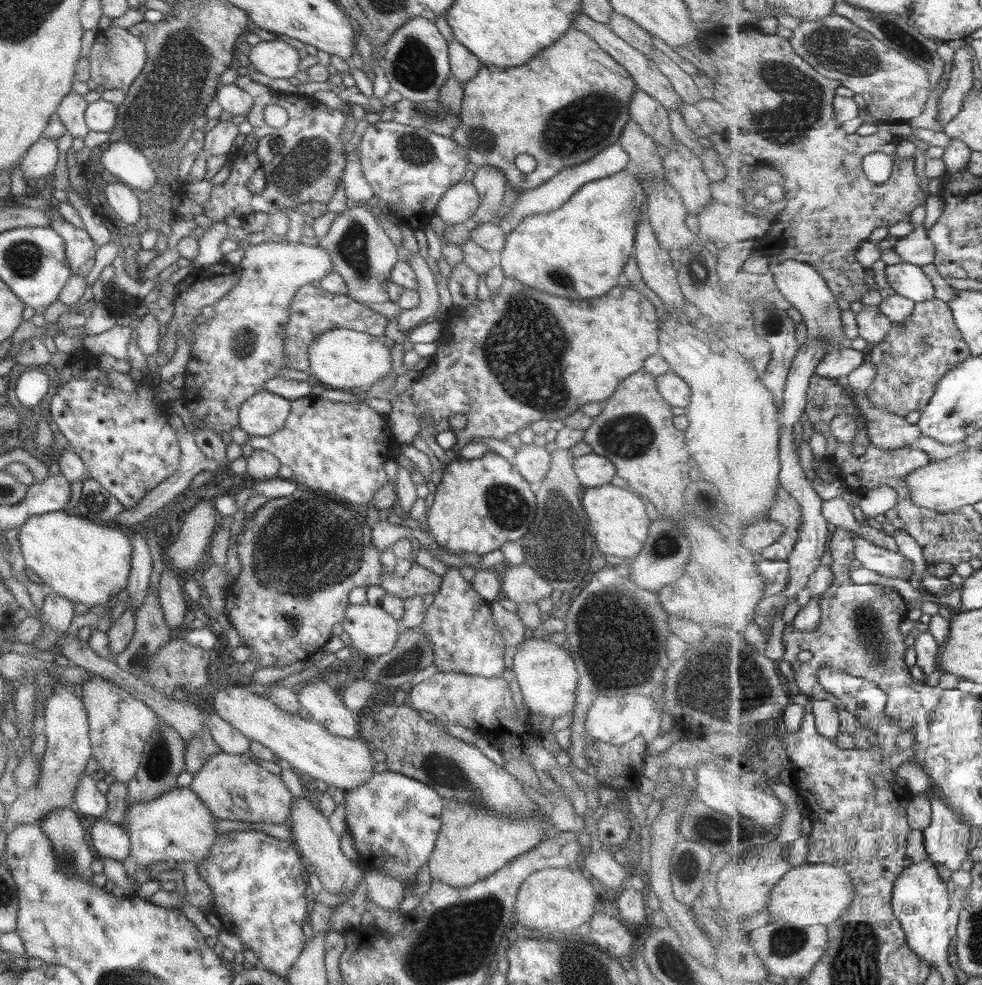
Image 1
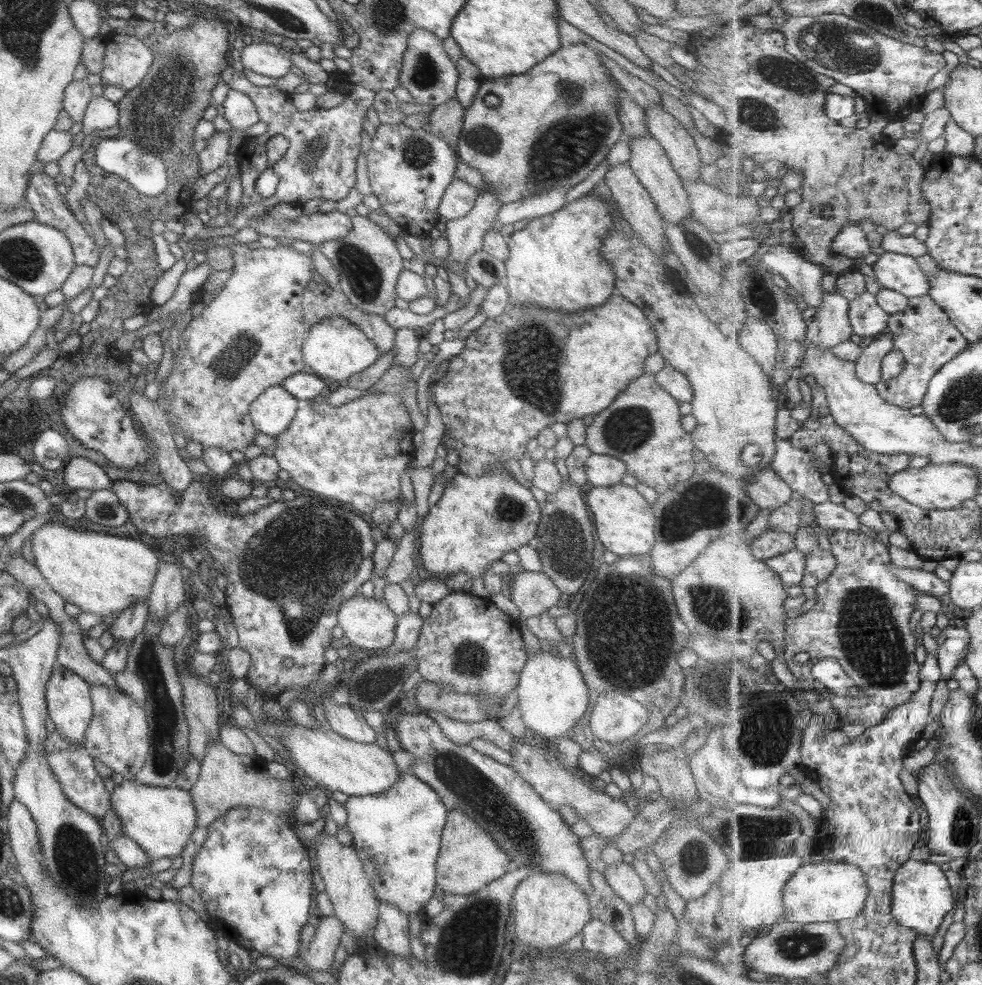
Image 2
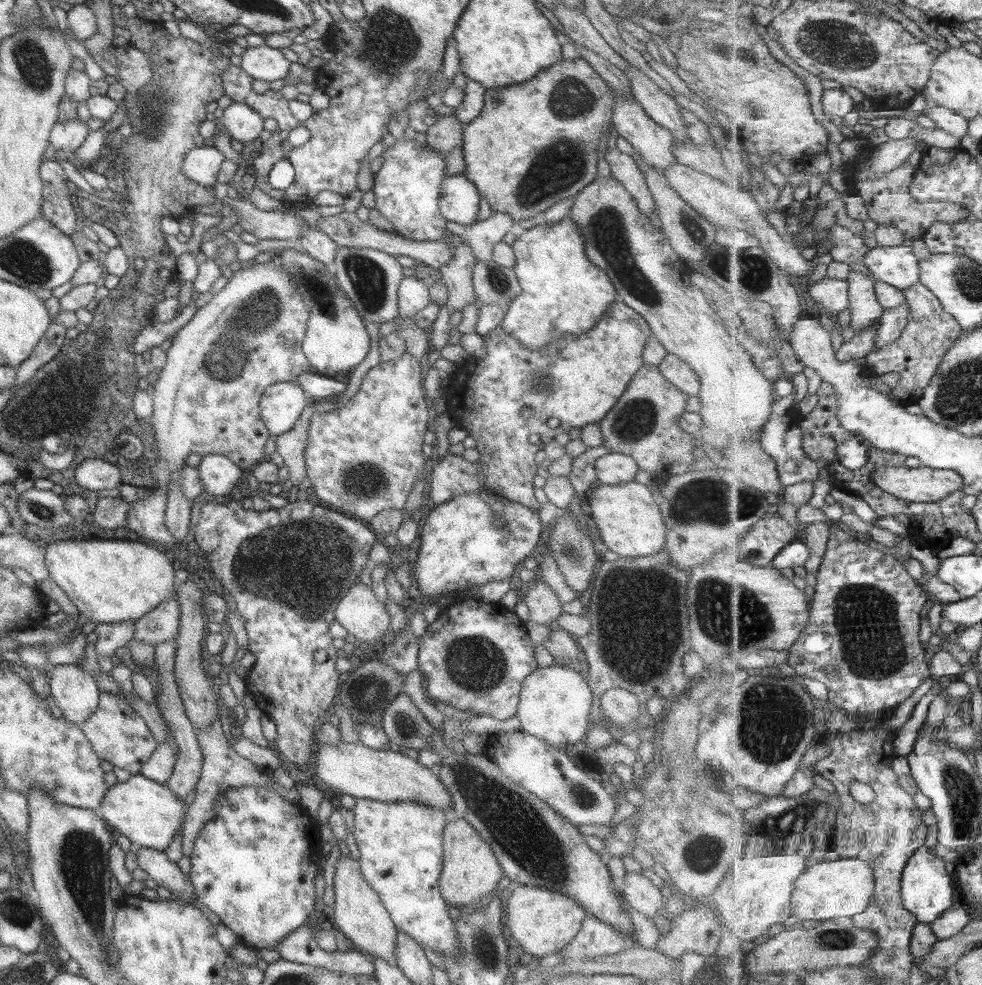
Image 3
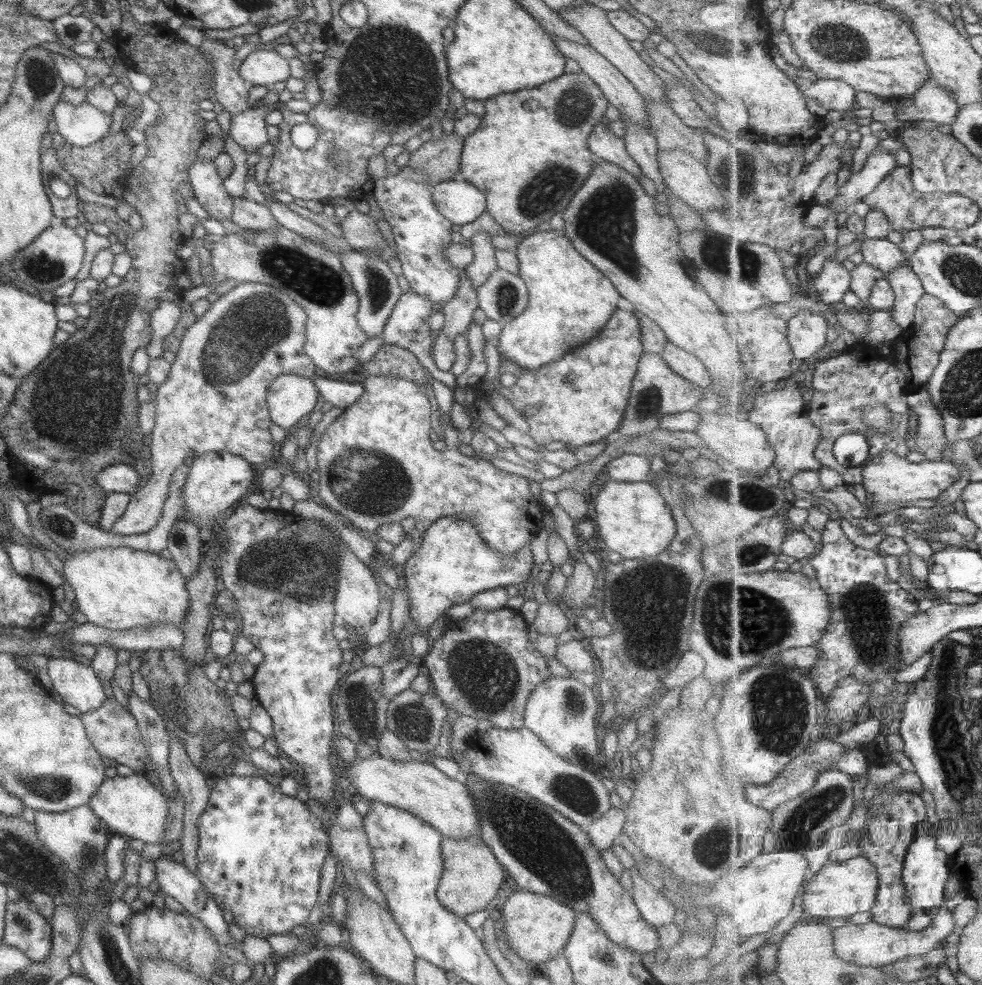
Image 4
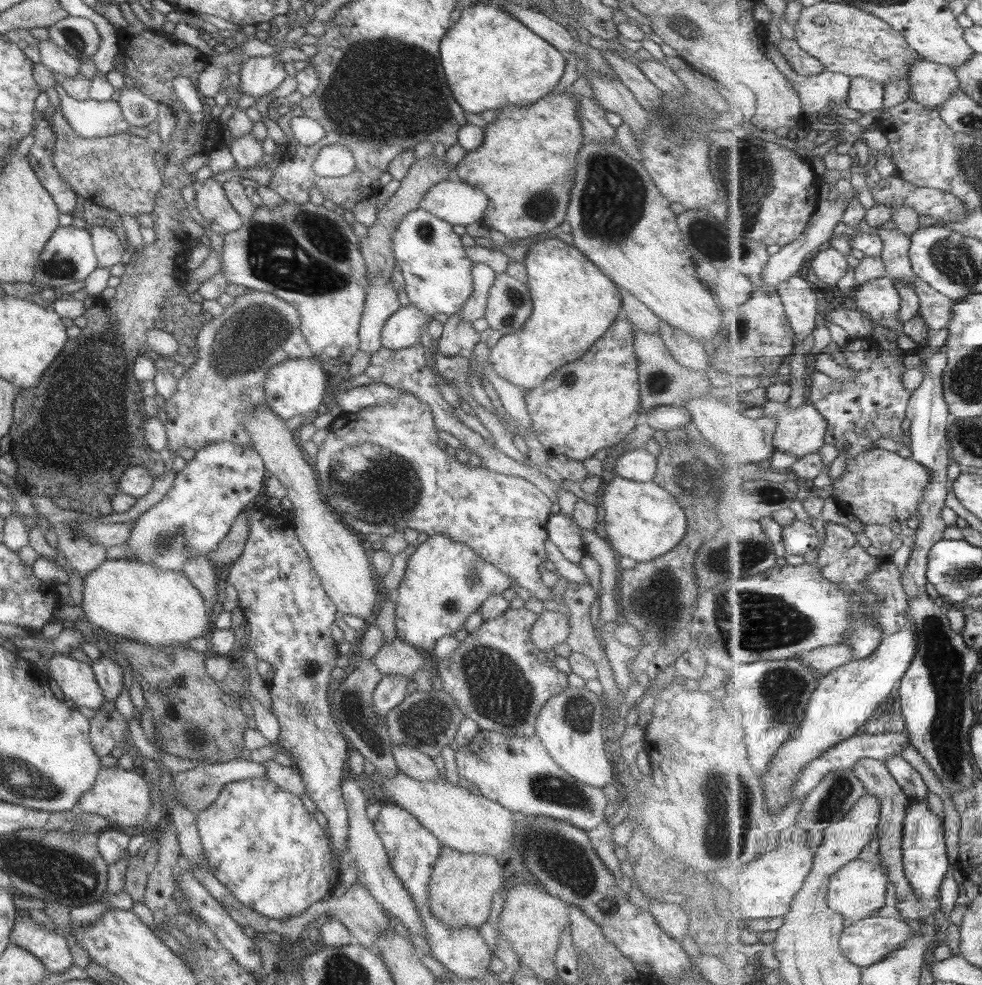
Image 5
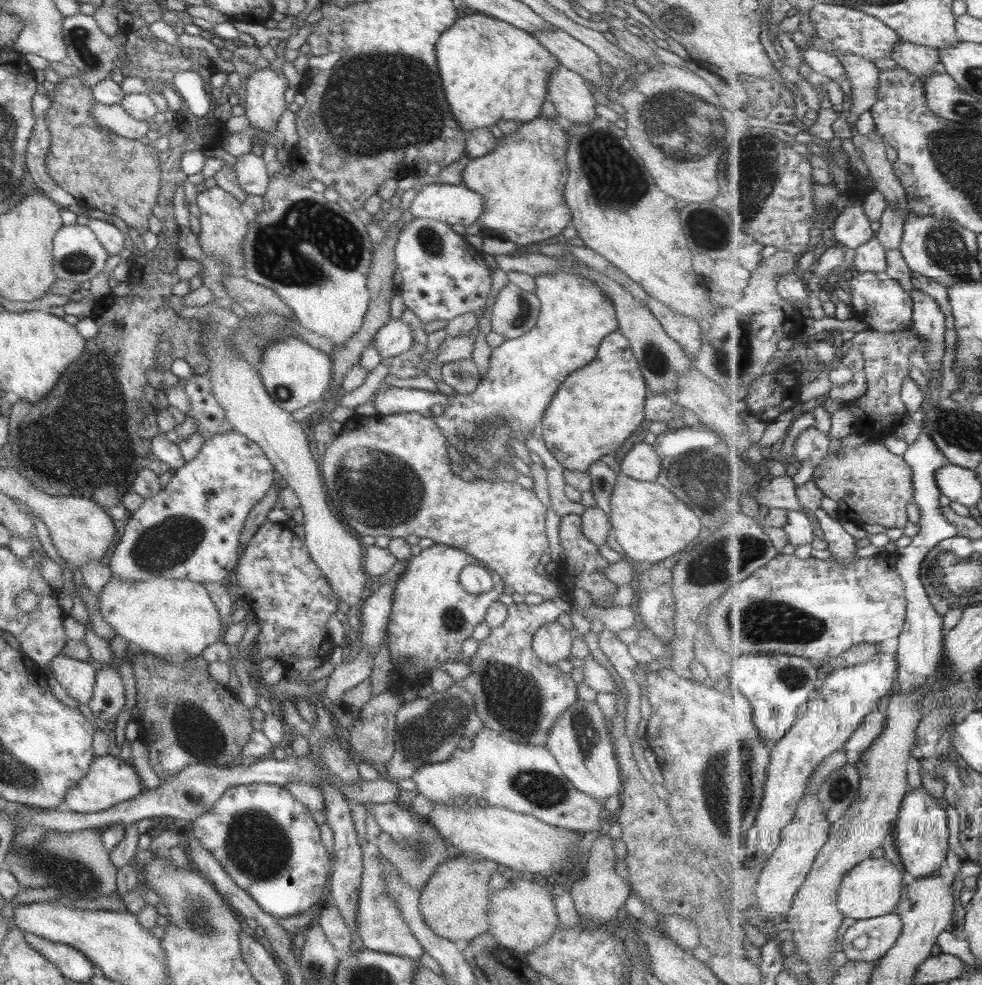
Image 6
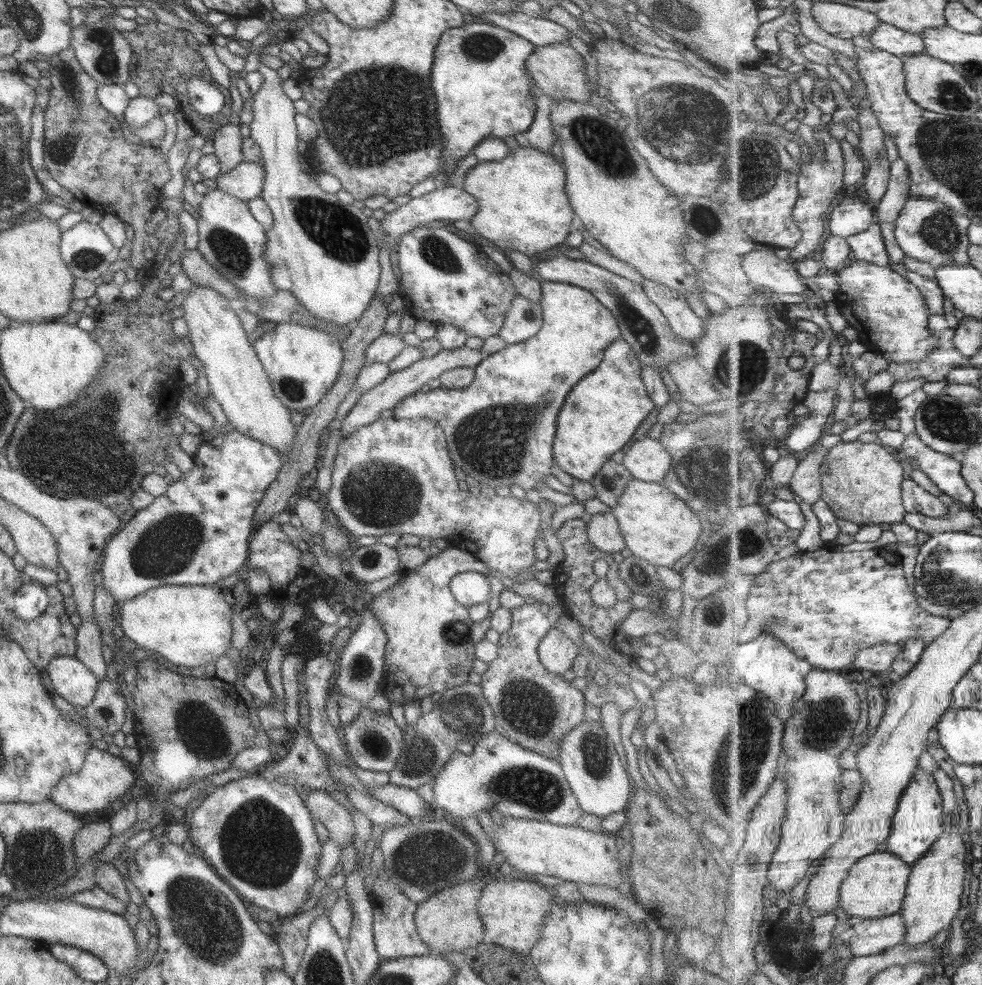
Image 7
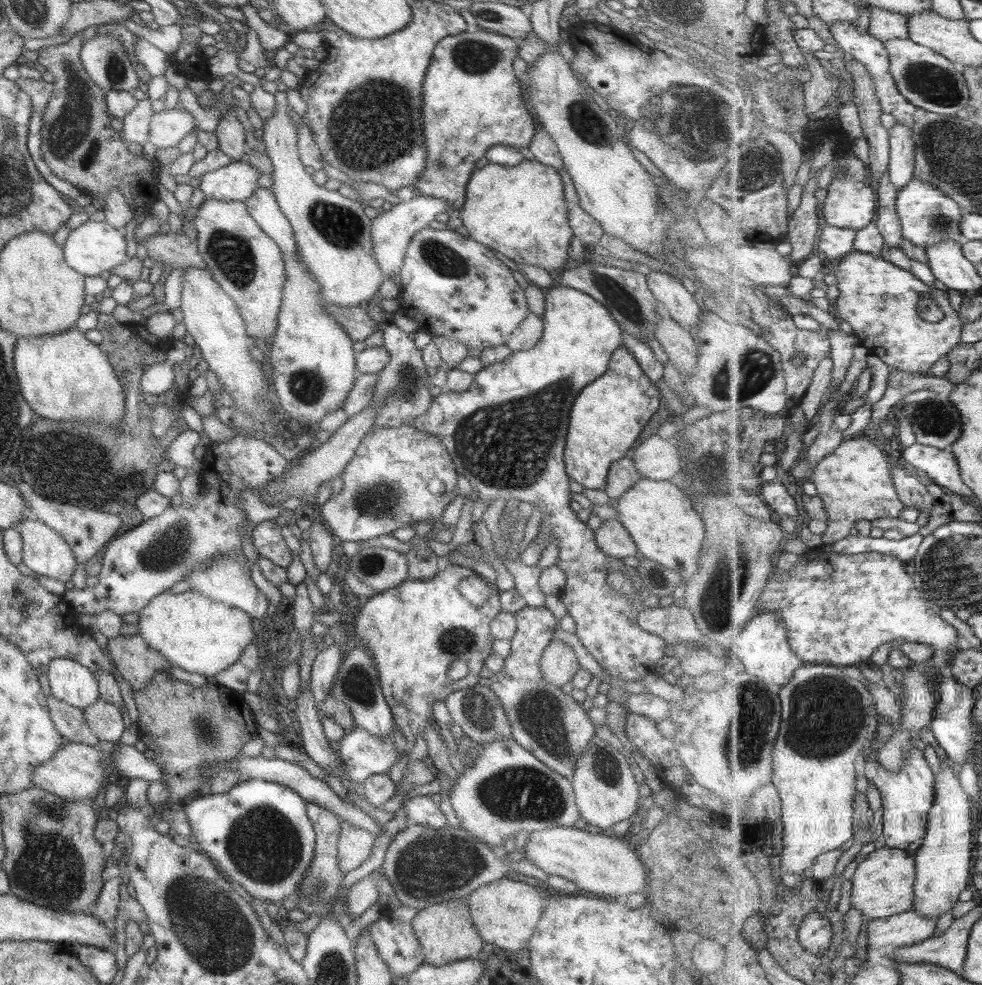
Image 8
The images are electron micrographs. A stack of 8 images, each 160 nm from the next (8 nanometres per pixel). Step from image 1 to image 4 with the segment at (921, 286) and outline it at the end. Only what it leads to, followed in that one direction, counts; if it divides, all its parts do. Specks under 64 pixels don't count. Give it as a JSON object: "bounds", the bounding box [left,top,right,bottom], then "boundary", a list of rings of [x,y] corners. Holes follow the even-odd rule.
{"bounds":[861,238,909,276],"boundary":[[[866,238],[861,244],[861,252],[864,257],[863,262],[884,270],[885,276],[889,276],[889,273],[897,267],[909,263],[909,255],[900,245],[887,239]]]}

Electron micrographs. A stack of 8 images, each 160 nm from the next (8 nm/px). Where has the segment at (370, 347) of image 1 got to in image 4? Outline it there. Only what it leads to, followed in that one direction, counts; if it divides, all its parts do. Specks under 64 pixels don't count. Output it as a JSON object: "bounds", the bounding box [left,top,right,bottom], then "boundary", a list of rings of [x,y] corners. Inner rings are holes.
{"bounds":[145,227,367,376],"boundary":[[[283,227],[264,231],[226,232],[210,243],[211,276],[213,282],[187,289],[181,301],[161,302],[151,313],[151,338],[145,346],[149,359],[163,355],[162,343],[169,336],[180,315],[180,304],[191,304],[213,293],[219,282],[233,280],[235,284],[256,283],[279,289],[305,312],[303,352],[311,363],[326,374],[339,376],[344,371],[356,370],[358,348],[367,336],[359,331],[355,319],[358,298],[351,290],[349,276],[343,270],[340,255],[328,251]]]}

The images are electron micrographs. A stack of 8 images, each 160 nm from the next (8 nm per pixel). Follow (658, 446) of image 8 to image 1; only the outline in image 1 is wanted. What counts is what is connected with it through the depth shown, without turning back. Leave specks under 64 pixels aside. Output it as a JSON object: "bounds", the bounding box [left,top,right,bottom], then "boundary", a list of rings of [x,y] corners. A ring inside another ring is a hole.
{"bounds":[572,453,616,488],"boundary":[[[595,453],[584,454],[575,458],[572,469],[577,480],[585,488],[595,488],[607,484],[616,475],[613,463]]]}

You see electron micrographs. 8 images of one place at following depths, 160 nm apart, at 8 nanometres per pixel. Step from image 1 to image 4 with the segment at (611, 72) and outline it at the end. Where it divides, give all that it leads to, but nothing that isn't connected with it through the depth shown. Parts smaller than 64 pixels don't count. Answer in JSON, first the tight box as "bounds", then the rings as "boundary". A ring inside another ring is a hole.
{"bounds":[458,72,607,237],"boundary":[[[580,72],[563,73],[561,76],[540,84],[539,86],[525,88],[525,90],[521,91],[499,94],[495,96],[494,99],[483,101],[482,104],[485,108],[485,115],[481,117],[478,127],[462,141],[458,177],[465,179],[469,184],[472,184],[483,193],[485,199],[484,210],[493,218],[493,222],[497,224],[499,228],[502,228],[508,235],[518,237],[520,232],[531,230],[531,228],[537,227],[538,224],[542,222],[547,223],[553,214],[562,212],[567,206],[569,199],[573,196],[573,193],[583,184],[583,180],[585,180],[585,177],[588,175],[591,165],[595,163],[586,145],[586,140],[592,131],[593,125],[596,122],[600,122],[605,111],[605,106],[607,106],[607,101],[605,101],[605,98],[595,84]],[[529,100],[535,102],[535,110],[525,110],[525,102],[529,102]]]}

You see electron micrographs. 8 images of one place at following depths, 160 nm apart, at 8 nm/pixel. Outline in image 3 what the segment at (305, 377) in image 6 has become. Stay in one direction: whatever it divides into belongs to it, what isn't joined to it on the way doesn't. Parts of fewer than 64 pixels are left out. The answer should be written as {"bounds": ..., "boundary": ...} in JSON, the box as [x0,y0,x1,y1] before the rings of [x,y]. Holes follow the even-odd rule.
{"bounds":[259,382,308,437],"boundary":[[[278,382],[264,388],[259,399],[259,418],[268,436],[277,437],[293,428],[308,404],[306,392],[295,383]]]}

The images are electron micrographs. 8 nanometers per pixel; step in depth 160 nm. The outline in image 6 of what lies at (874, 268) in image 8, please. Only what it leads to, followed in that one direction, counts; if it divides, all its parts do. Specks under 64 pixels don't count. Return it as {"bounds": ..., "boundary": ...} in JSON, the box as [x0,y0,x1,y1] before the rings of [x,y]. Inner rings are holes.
{"bounds":[849,272,914,333],"boundary":[[[858,272],[849,282],[851,317],[865,321],[871,331],[897,333],[907,331],[913,325],[914,300],[899,281],[886,272]]]}

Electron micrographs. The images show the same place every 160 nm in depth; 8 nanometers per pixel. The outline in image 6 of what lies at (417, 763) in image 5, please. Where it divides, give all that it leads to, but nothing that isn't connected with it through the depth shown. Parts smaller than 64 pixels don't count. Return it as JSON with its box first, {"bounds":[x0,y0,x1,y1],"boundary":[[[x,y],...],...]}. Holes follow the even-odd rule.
{"bounds":[410,727,603,836],"boundary":[[[481,727],[481,730],[470,739],[470,749],[455,749],[448,760],[436,764],[427,764],[415,770],[410,780],[415,784],[417,794],[429,800],[430,803],[453,804],[457,799],[475,798],[476,801],[485,800],[487,807],[505,808],[511,812],[522,813],[531,816],[543,824],[549,824],[556,828],[573,831],[585,836],[590,836],[603,830],[599,823],[600,804],[593,798],[575,790],[571,787],[551,757],[547,749],[543,746],[531,744],[515,744],[507,740],[497,732]]]}

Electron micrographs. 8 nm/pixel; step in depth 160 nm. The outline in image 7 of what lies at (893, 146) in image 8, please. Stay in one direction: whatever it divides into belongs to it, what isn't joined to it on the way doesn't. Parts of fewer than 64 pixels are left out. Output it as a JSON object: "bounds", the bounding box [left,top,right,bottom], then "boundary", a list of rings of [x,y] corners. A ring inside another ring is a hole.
{"bounds":[875,156,912,224],"boundary":[[[899,156],[891,163],[887,192],[882,196],[875,209],[877,222],[896,224],[907,199],[912,194],[911,183],[912,178],[908,164]]]}

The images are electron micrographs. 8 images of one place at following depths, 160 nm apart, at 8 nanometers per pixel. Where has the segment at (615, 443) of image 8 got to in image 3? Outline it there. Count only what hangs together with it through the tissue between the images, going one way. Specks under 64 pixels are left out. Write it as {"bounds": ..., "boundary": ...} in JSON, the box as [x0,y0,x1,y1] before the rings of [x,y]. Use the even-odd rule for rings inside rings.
{"bounds":[444,300,649,511],"boundary":[[[617,300],[607,307],[591,331],[561,338],[561,342],[555,340],[539,350],[525,349],[514,338],[505,334],[501,326],[482,336],[485,357],[469,358],[458,366],[459,370],[450,375],[451,383],[444,391],[446,404],[456,426],[475,440],[474,448],[479,453],[475,462],[484,476],[482,481],[485,488],[511,502],[538,511],[540,504],[533,497],[532,485],[537,467],[534,461],[535,452],[551,439],[554,440],[555,436],[565,434],[575,437],[583,426],[597,424],[605,417],[631,377],[642,366],[642,349],[649,334],[643,318],[622,304],[621,300]],[[525,406],[533,410],[529,418],[524,418],[519,412]]]}

